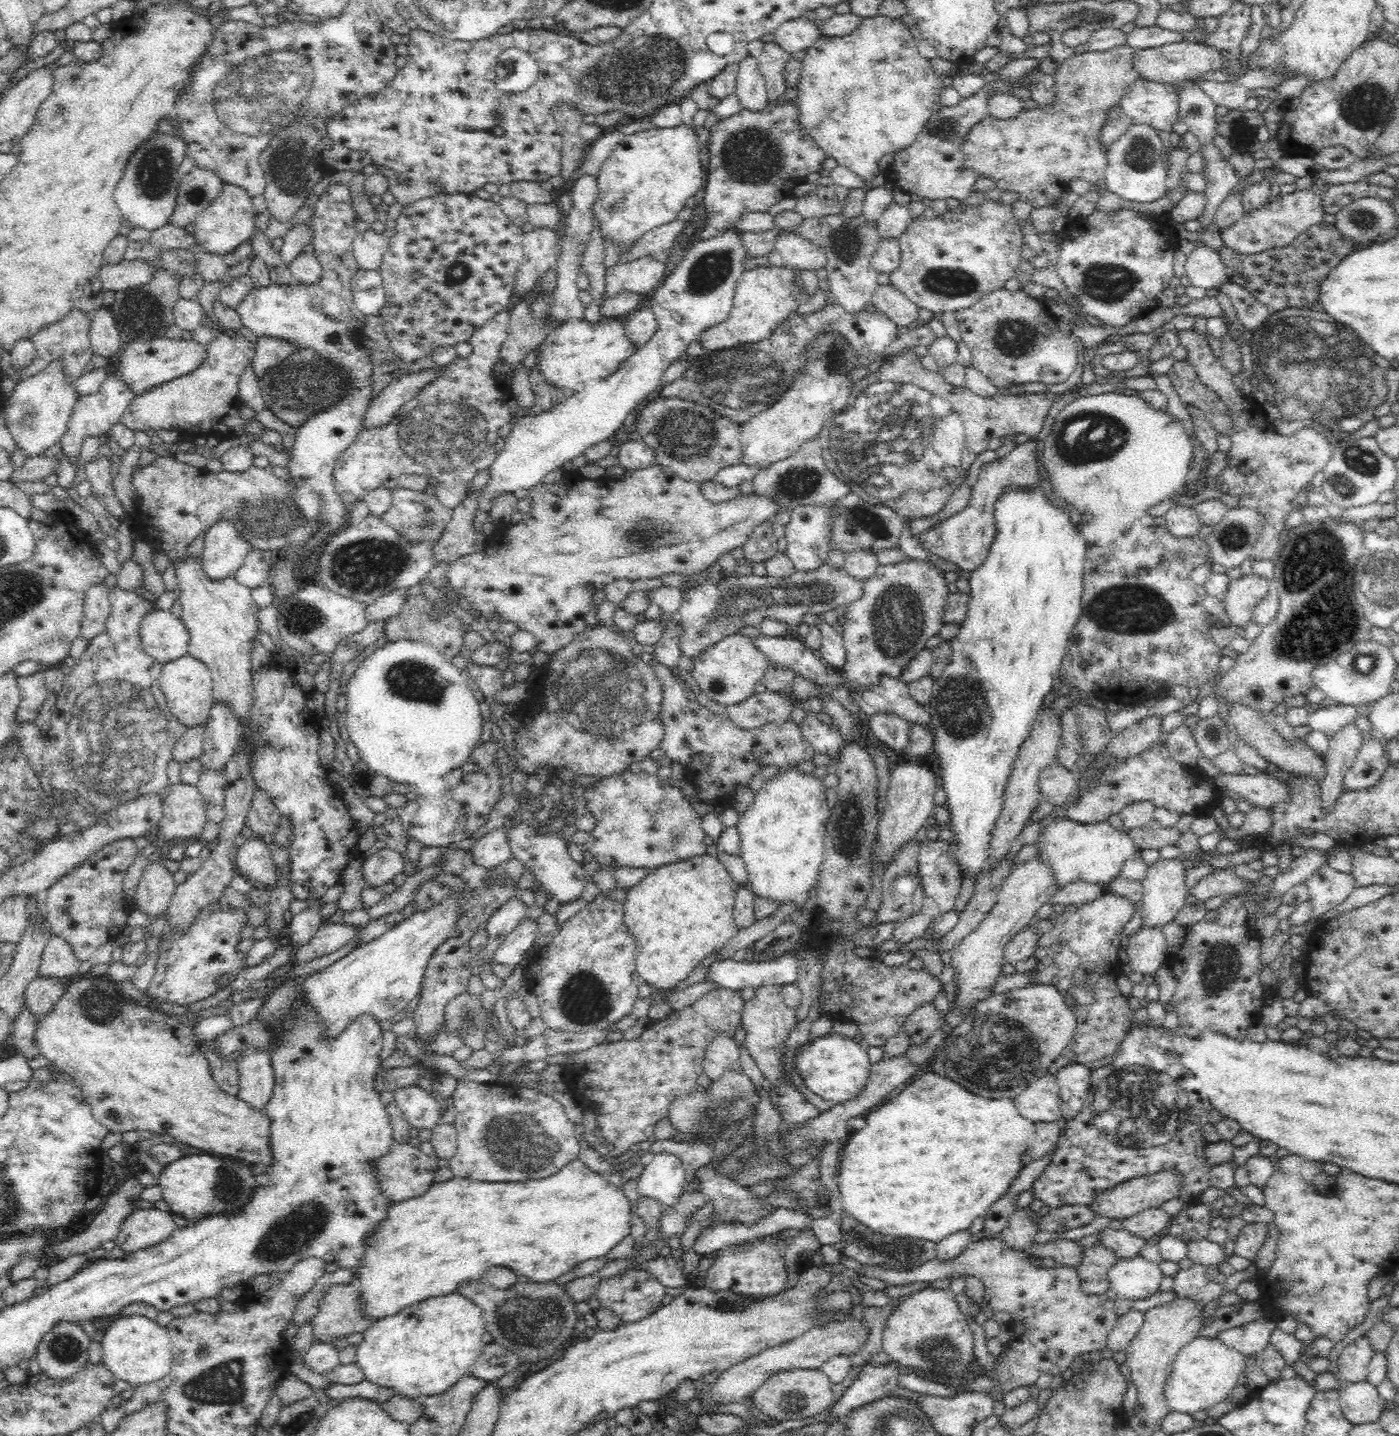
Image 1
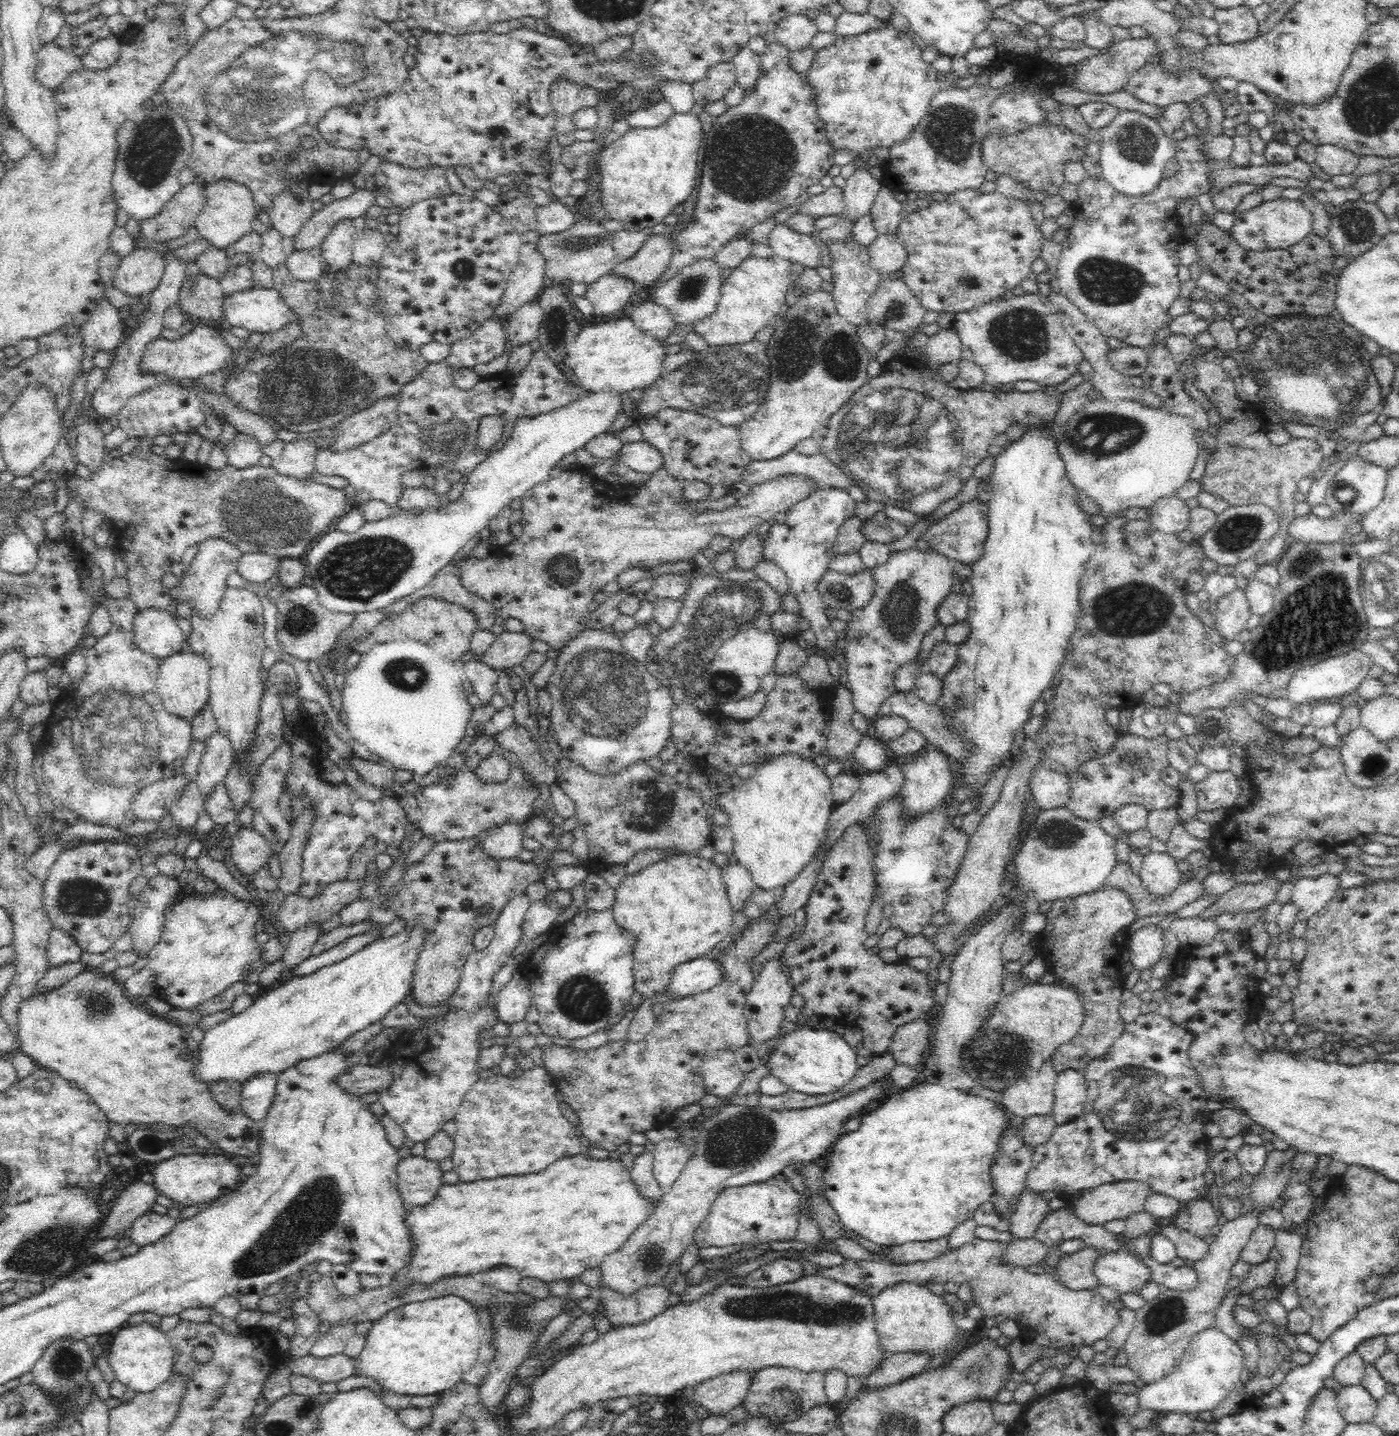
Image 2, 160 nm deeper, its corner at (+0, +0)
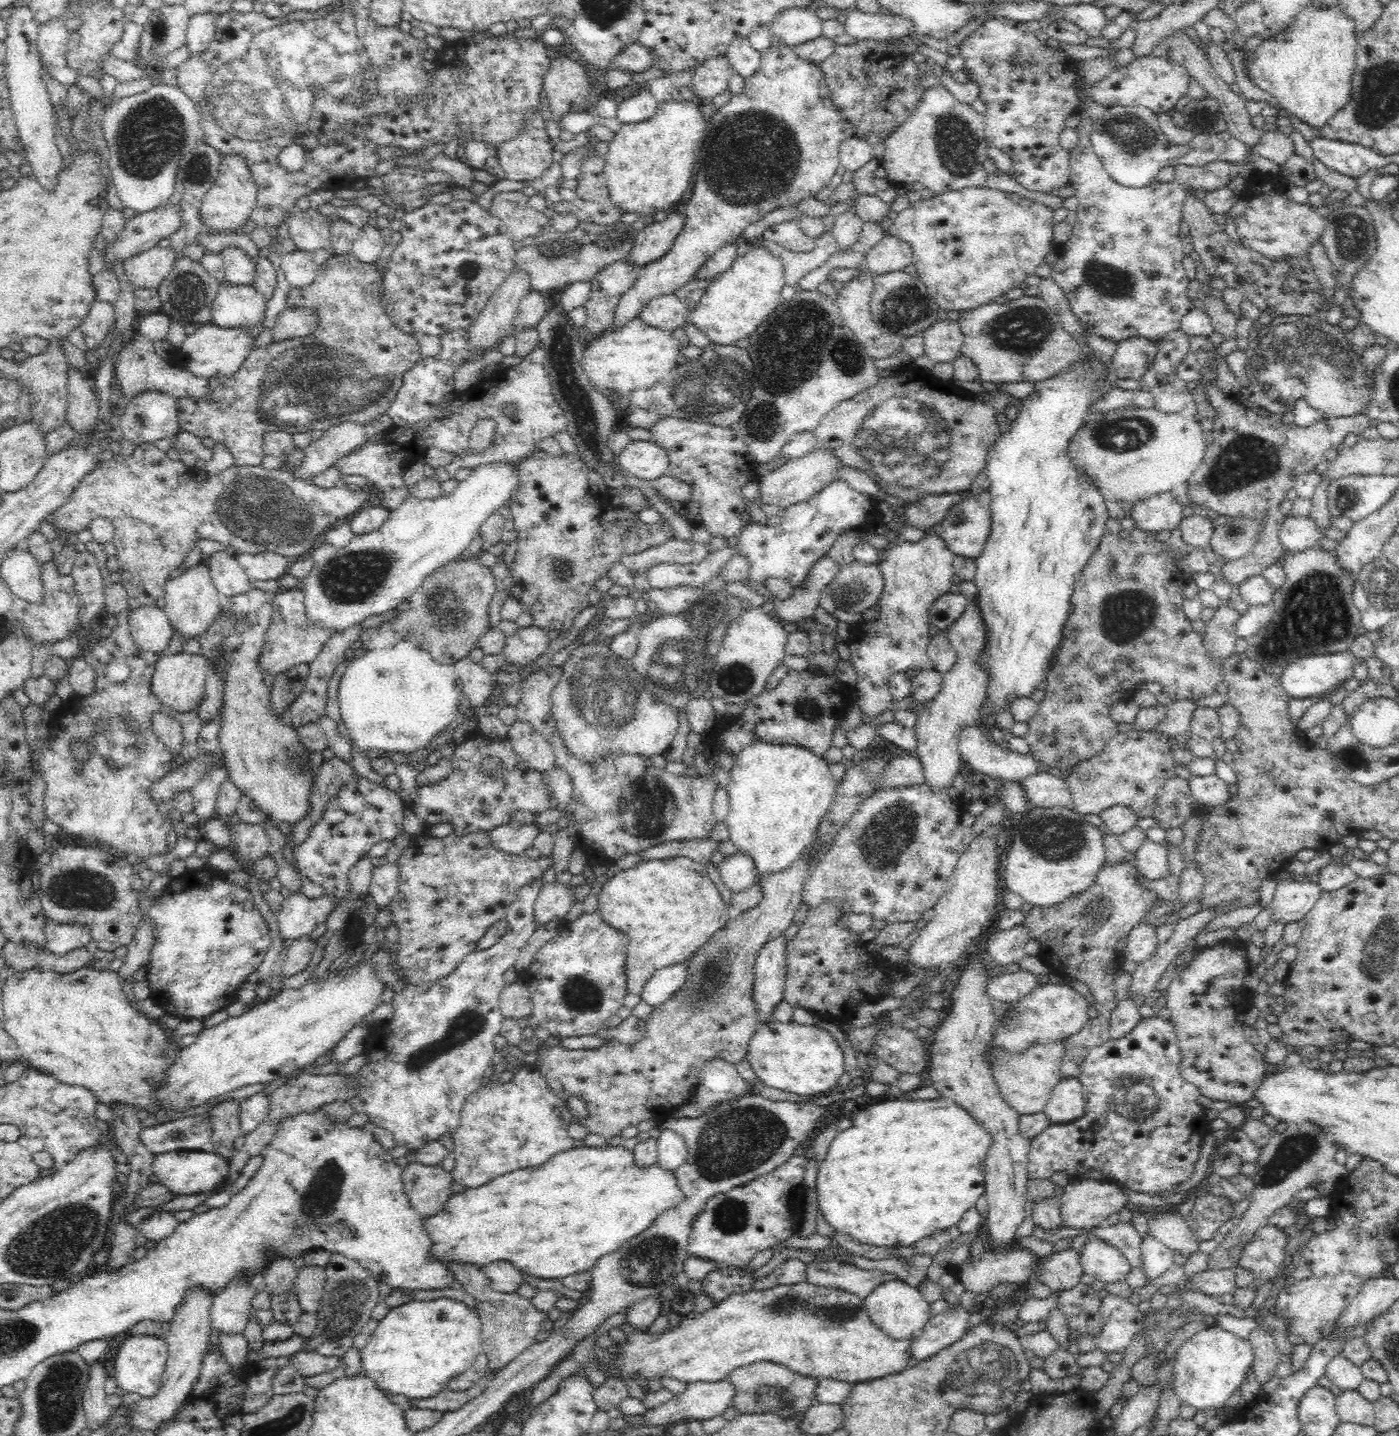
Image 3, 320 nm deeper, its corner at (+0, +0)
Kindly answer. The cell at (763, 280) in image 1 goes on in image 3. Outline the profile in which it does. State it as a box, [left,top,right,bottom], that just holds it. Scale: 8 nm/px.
[687,244,783,344]

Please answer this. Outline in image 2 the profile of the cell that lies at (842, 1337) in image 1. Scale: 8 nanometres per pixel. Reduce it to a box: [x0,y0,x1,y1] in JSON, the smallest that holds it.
[690,1370,756,1416]

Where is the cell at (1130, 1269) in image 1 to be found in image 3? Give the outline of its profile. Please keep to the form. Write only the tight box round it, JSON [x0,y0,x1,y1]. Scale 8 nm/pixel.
[1080,1236,1130,1282]

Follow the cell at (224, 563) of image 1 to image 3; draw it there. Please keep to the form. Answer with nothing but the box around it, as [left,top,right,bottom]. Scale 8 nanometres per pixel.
[164,558,225,641]

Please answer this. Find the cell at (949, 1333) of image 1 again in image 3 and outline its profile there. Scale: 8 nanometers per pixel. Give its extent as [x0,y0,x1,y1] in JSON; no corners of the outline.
[864,1278,932,1340]

